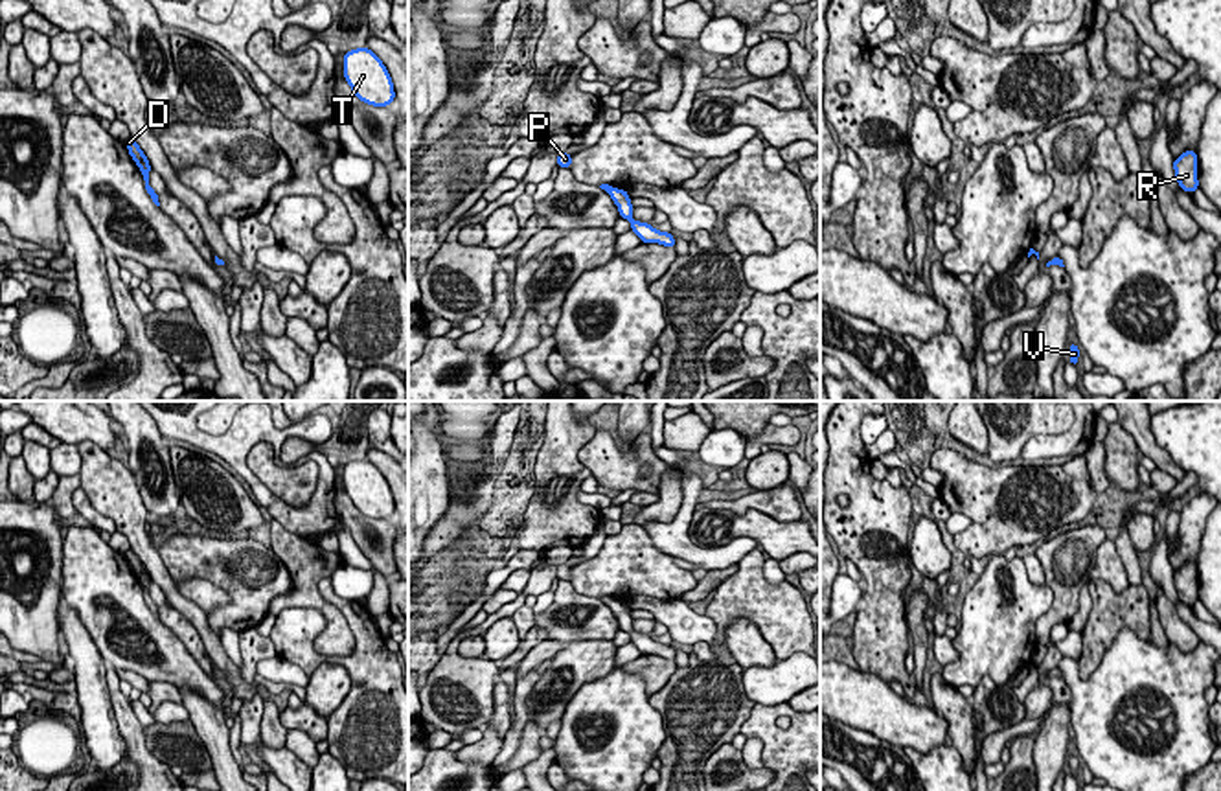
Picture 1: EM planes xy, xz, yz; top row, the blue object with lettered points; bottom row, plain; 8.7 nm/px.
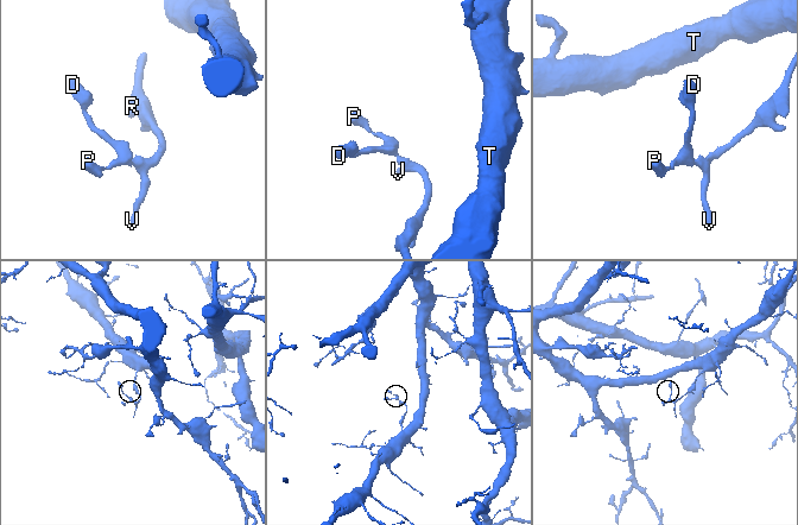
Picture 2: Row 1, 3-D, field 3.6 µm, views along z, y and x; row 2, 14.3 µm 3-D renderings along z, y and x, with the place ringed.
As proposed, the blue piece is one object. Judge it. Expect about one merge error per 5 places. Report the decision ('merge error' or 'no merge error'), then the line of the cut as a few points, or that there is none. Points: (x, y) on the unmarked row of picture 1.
no merge error; no cut

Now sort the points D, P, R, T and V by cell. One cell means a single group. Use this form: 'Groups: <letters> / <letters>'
Groups: D P R T V

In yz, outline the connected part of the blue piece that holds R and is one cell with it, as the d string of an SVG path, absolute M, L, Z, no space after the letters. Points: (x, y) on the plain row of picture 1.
M1184 563L1173 572L1173 583L1181 602L1193 605L1199 600L1197 563Z

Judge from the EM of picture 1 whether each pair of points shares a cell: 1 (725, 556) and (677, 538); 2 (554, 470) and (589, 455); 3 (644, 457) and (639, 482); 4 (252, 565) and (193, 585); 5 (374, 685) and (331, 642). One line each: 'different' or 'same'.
1: same
2: different
3: same
4: different
5: different

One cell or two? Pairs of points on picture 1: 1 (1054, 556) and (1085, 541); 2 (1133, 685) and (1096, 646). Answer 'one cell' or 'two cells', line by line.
1: one cell
2: two cells

